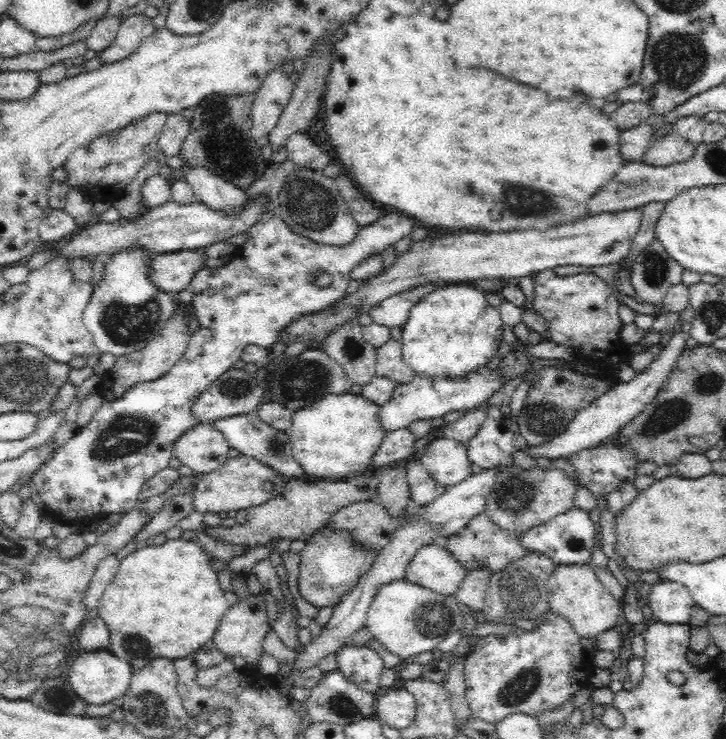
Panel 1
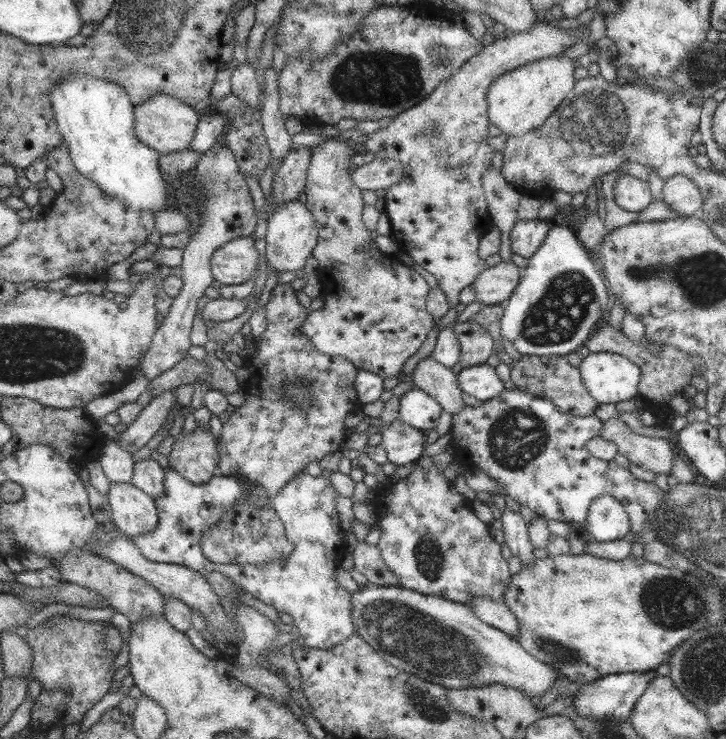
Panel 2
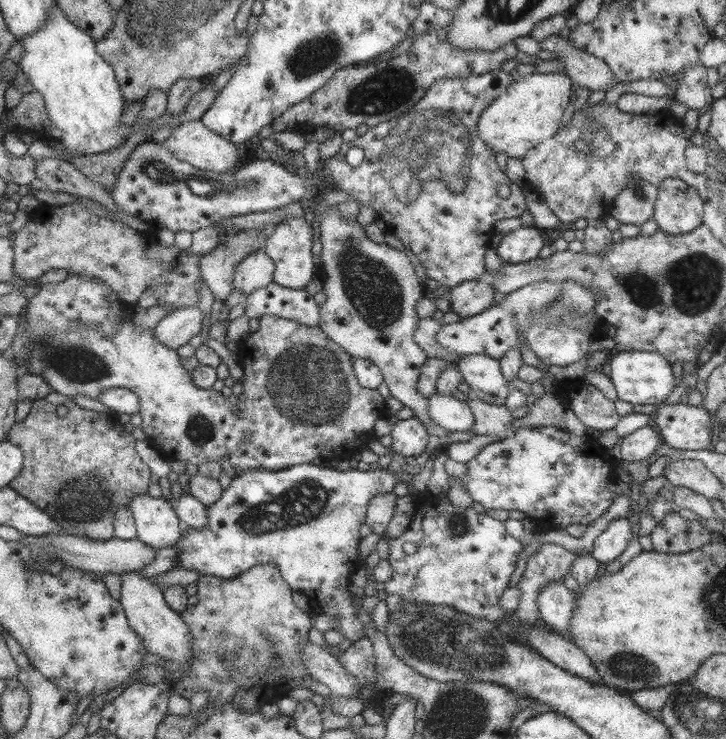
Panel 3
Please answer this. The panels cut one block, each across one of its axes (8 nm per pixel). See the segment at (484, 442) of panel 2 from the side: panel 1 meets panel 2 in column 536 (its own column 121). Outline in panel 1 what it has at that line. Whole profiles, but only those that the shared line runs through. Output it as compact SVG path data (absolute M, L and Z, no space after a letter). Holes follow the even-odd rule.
M266 212L247 232L245 242L238 246L230 264L220 268L204 268L194 276L191 282L194 289L192 315L200 325L188 340L186 349L174 366L158 380L141 382L131 386L119 400L104 401L96 410L88 425L78 428L74 434L54 453L54 458L40 466L33 476L32 487L37 500L44 508L52 508L57 520L67 523L80 518L107 516L108 514L126 514L136 509L139 494L144 483L159 470L168 468L168 462L174 455L172 444L184 432L199 424L192 417L192 406L221 374L228 371L250 345L271 350L276 344L279 333L292 320L303 315L311 315L326 309L340 301L347 294L352 270L368 256L384 252L414 228L414 220L401 213L389 213L381 216L368 226L361 227L356 236L347 245L321 245L308 237L300 236L282 220L278 213Z

